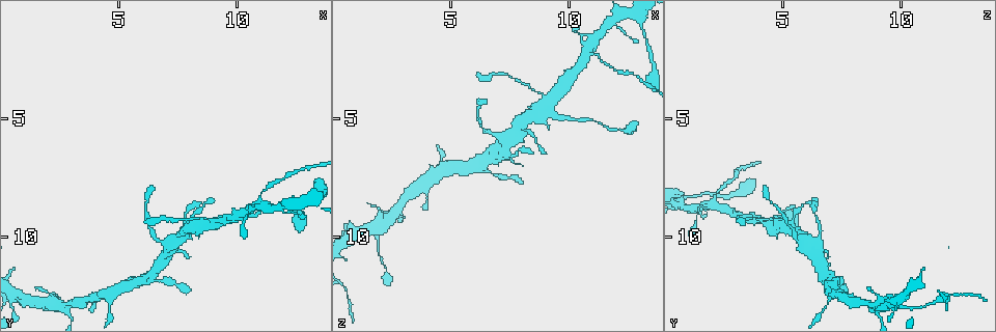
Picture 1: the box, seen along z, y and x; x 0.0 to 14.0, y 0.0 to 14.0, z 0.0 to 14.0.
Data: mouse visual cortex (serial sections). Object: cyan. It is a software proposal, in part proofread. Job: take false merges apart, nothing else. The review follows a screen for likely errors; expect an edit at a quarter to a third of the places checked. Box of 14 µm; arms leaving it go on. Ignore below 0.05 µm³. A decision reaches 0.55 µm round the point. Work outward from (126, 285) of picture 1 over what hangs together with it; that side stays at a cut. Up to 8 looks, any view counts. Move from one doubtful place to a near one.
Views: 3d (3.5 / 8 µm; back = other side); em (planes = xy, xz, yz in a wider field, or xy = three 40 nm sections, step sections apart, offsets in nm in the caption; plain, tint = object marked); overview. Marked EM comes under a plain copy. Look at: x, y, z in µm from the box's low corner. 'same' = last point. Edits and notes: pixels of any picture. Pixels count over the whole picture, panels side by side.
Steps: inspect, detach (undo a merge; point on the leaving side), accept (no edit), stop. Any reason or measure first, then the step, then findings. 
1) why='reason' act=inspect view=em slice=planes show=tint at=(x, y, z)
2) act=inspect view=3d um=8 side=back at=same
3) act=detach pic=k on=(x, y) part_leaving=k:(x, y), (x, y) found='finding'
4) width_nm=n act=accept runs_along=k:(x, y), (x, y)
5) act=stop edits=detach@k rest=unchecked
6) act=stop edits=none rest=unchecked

why='thin neck' act=inspect view=3d um=3.5 at=(8.6, 9.2, 3.8)

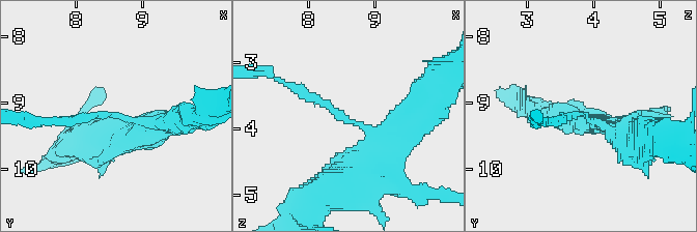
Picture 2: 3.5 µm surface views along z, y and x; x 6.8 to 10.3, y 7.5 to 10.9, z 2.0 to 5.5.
arm_widths_nm=150,450 why='shape alone is not enough' act=inspect view=em slice=xy step=1 show=tint at=(8.60, 9.25, 3.90)

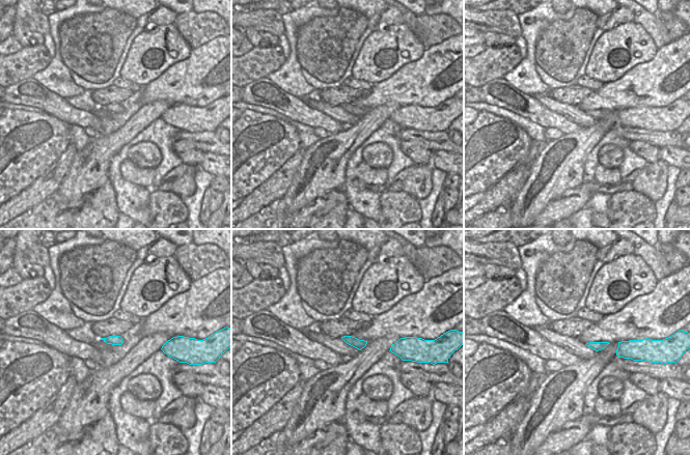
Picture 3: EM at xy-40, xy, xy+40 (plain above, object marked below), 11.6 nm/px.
act=accept runs_along=2:(374, 167), (371, 133), (291, 85) found='all the same cell'

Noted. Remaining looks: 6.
why='looks like a crossing' act=inspect view=3d um=3.5 at=(10.9, 8.6, 2.2)

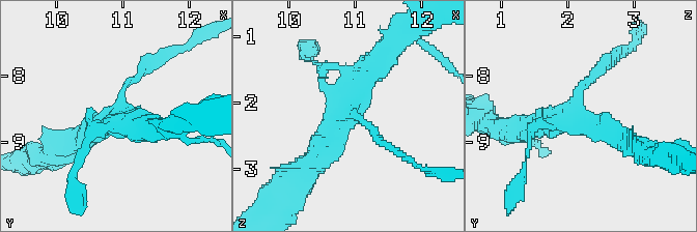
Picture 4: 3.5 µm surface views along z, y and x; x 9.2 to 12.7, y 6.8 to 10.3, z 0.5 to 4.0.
act=inspect view=em slice=xy step=2 show=tint at=(10.90, 8.70, 2.15)

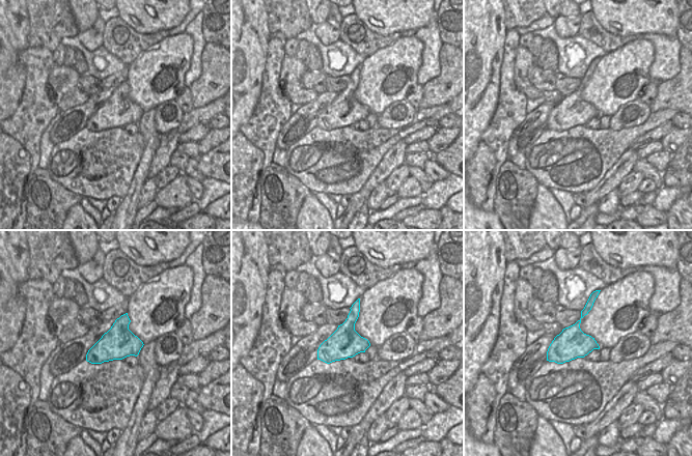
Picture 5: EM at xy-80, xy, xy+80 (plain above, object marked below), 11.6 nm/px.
arms=4 arm_widths_nm=100,150,350,350 act=detach pic=4 on=(598, 69) part_leaving=4:(577, 97), (597, 68), (632, 47) found='two cells meet here'

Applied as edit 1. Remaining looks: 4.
why='see it whole again' act=inspect view=overview

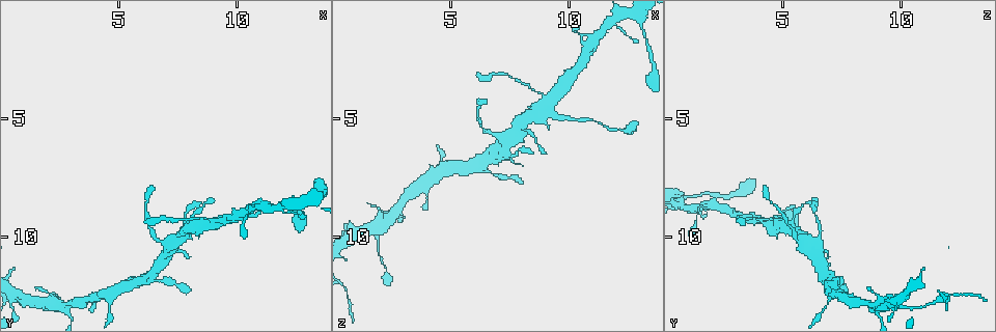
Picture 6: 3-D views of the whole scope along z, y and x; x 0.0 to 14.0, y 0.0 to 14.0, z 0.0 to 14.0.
why='narrows sharply' act=inspect view=3d um=8 at=(6.4, 9.7, 5.3)

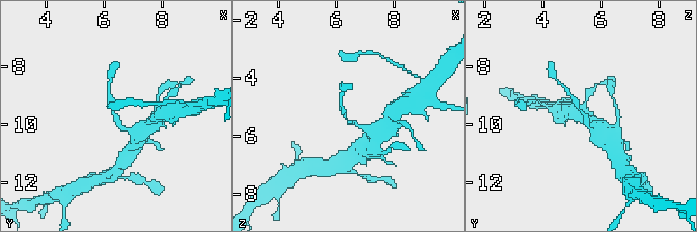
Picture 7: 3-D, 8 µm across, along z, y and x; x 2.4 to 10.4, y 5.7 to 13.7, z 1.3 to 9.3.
why='closer look' act=inspect view=3d um=3.5 at=(6.3, 9.6, 5.3)

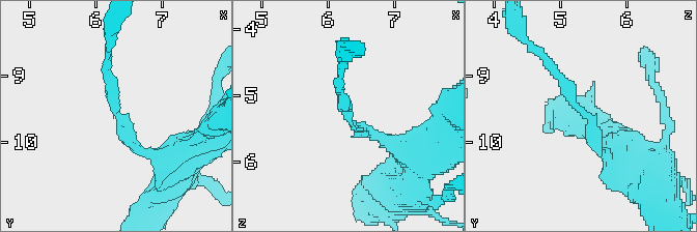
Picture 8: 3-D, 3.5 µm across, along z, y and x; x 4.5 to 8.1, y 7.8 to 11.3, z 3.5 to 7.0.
arm_widths_nm=150,150 why='need the tissue' act=inspect view=em slice=xy step=5 show=tint at=(6.35, 9.60, 5.35)

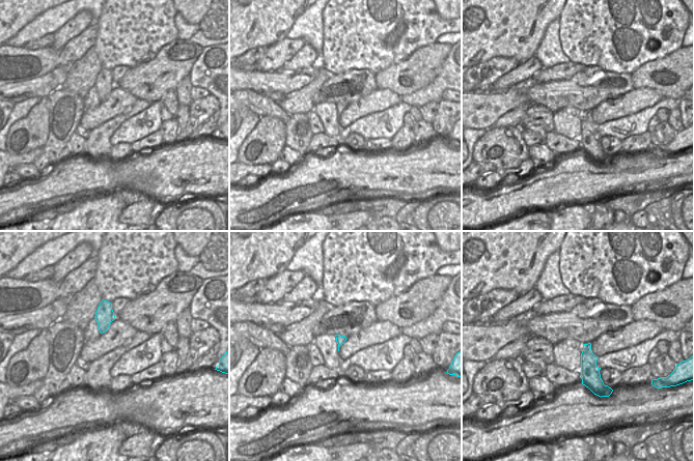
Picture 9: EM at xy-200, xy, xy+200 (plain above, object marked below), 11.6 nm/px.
act=accept runs_along=8:(610, 155), (544, 57) found='one cell here'

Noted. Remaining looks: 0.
act=stop edits=detach@4 rest=unchecked

